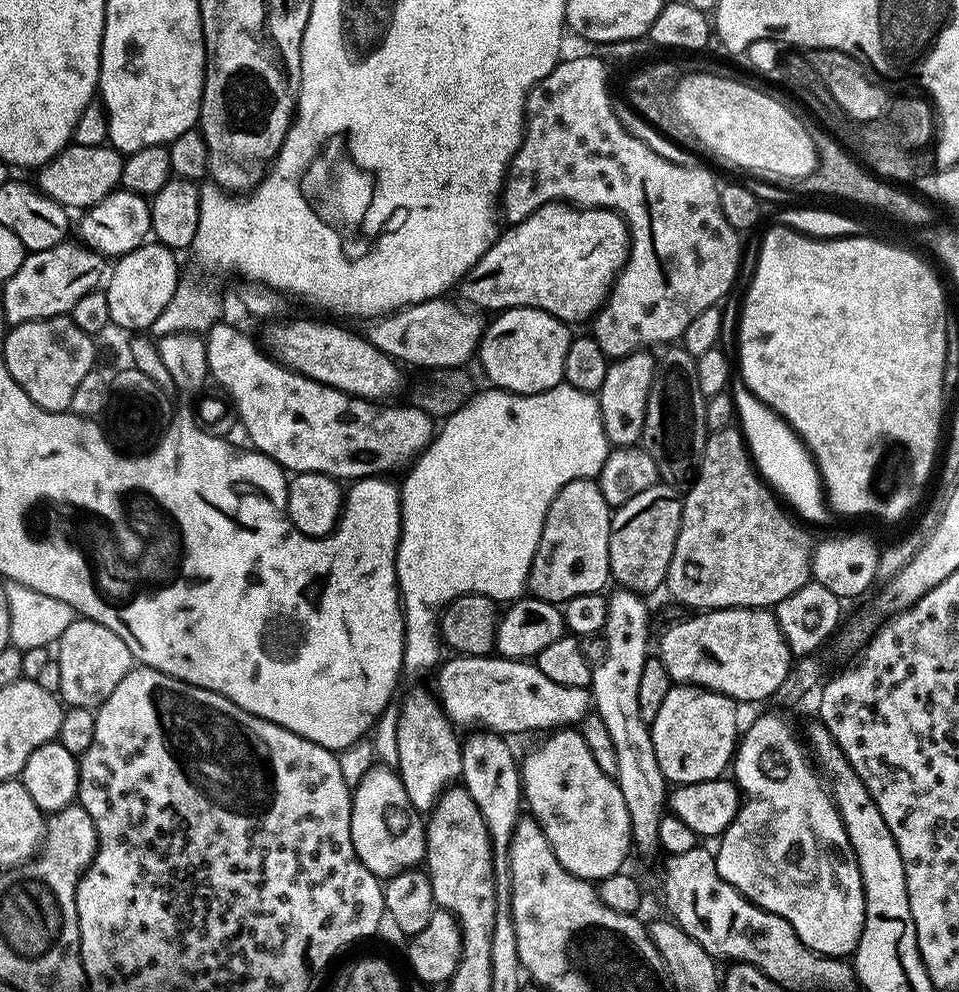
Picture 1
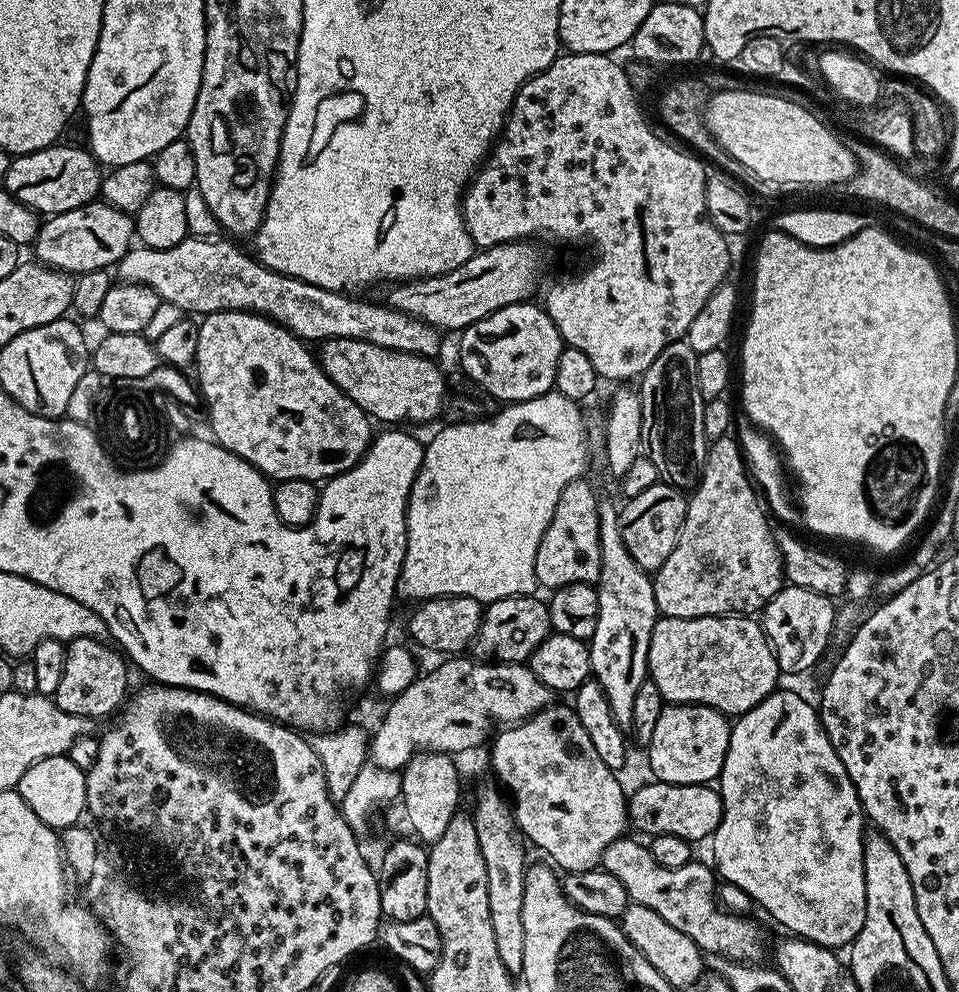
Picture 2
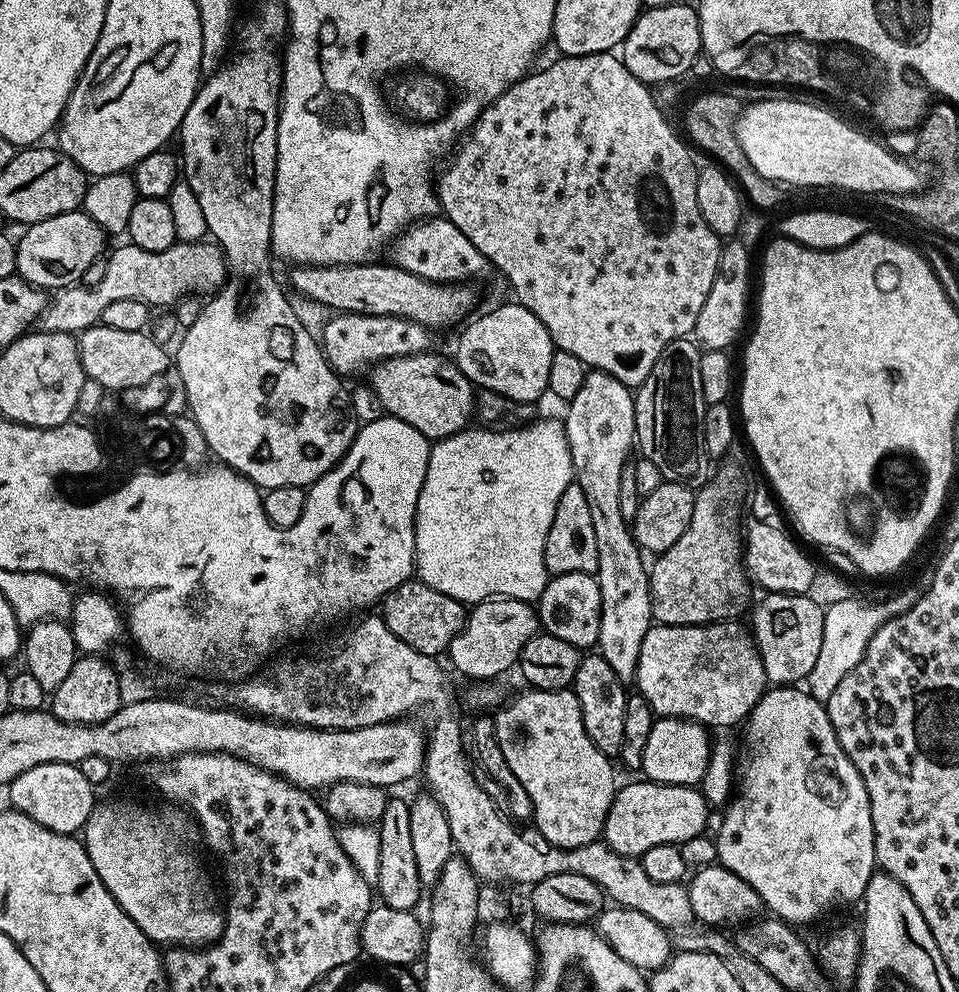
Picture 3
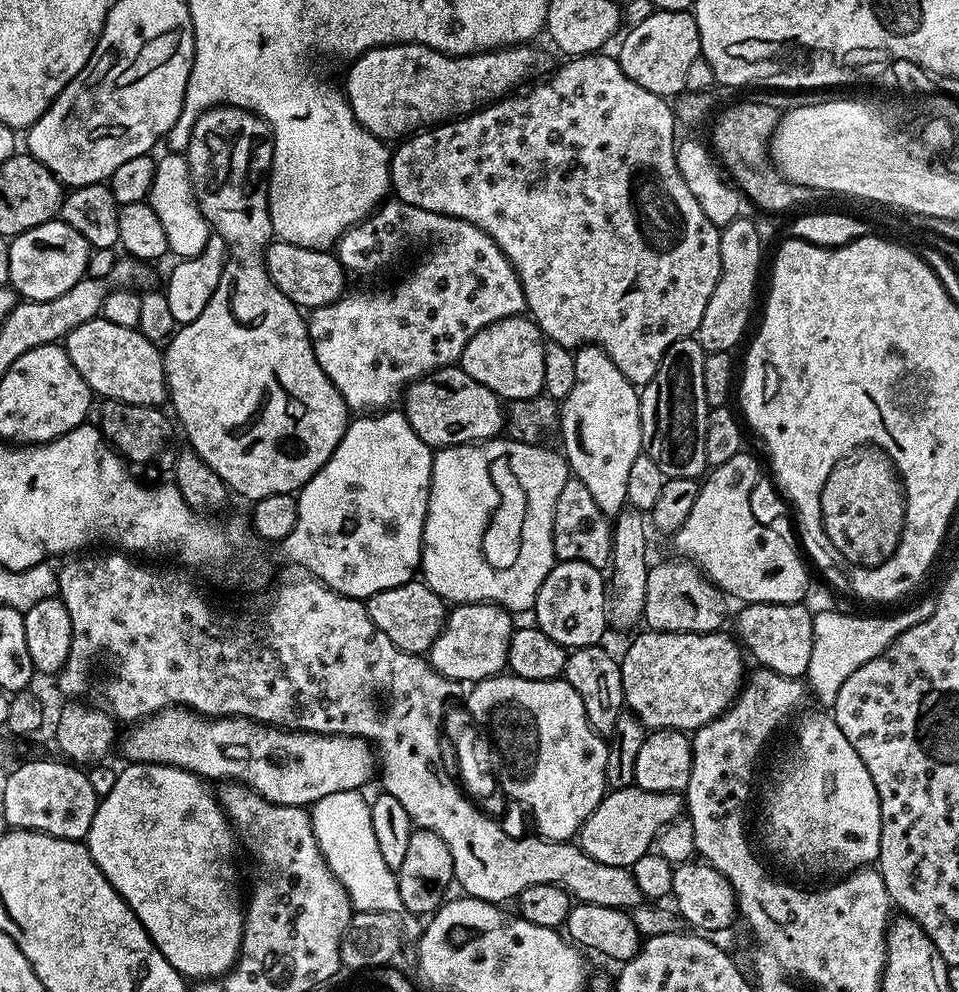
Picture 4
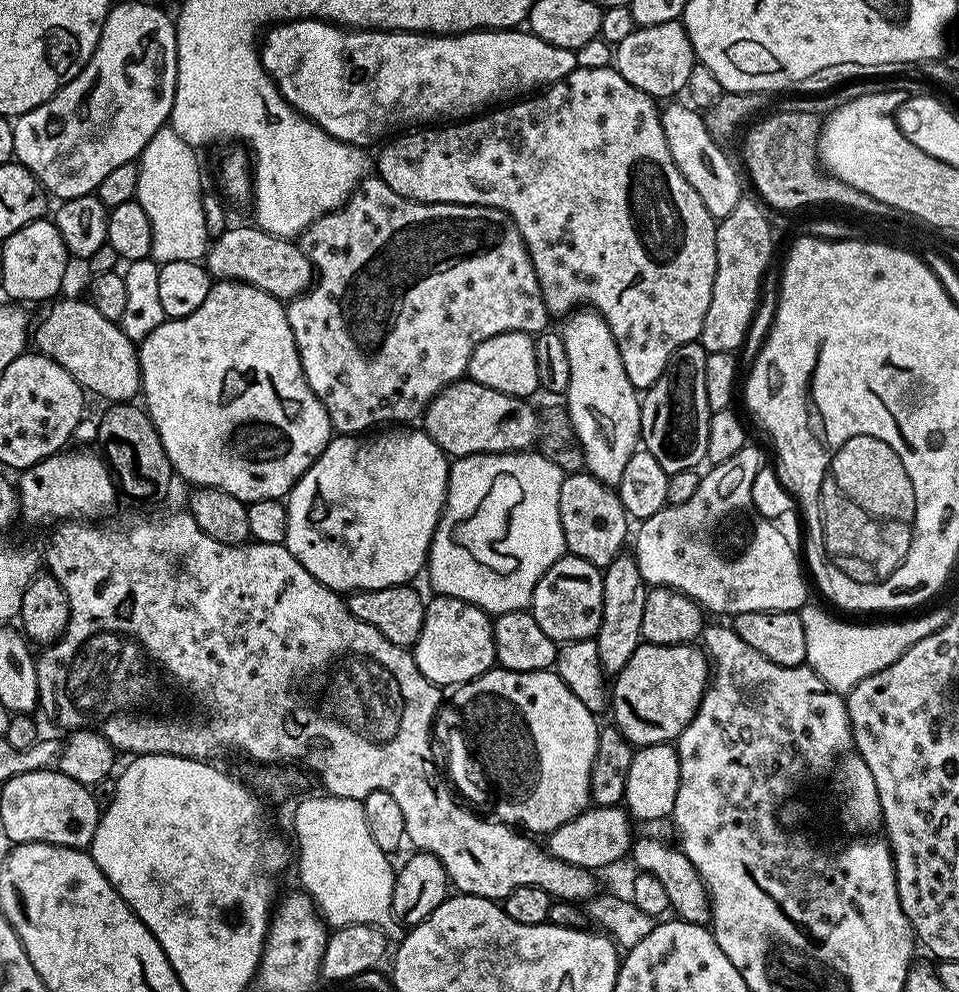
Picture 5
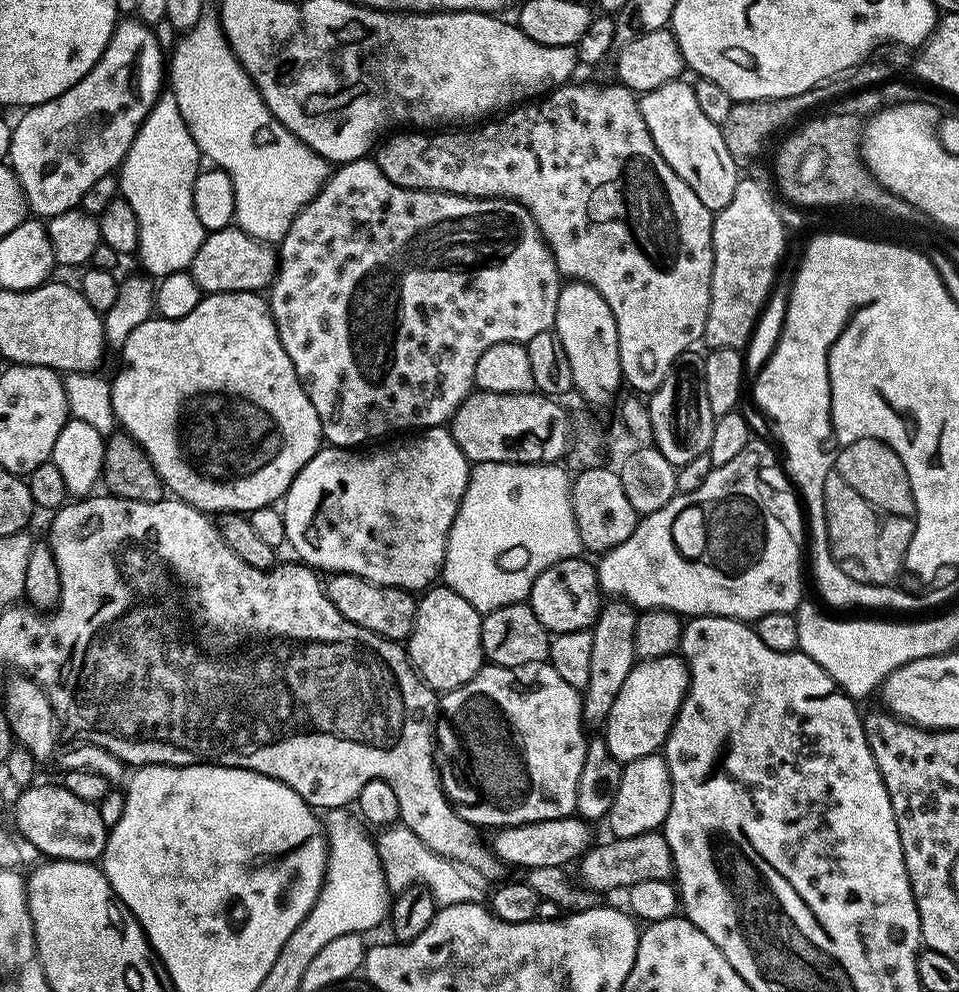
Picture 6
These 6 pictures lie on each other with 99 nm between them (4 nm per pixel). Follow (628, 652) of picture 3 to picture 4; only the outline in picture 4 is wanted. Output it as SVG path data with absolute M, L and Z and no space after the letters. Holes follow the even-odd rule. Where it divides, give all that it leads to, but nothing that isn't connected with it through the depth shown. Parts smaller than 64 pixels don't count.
M585 346L574 352L574 386L570 394L562 401L560 409L559 439L564 439L562 455L568 462L571 475L590 490L598 510L609 518L616 517L628 504L626 481L634 463L634 458L642 455L642 430L640 429L640 392L614 366L612 359L595 346Z

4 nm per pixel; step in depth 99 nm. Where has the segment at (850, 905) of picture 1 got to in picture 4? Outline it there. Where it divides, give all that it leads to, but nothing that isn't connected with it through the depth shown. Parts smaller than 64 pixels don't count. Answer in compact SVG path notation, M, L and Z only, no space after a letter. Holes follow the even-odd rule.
M827 711L812 712L802 717L796 728L796 741L789 746L784 765L764 804L764 836L769 846L804 868L813 868L816 872L837 872L835 875L843 878L849 872L879 861L881 826L878 790L874 786L874 778L870 778L870 770L862 766L858 750L846 742L846 734L838 730L836 721Z

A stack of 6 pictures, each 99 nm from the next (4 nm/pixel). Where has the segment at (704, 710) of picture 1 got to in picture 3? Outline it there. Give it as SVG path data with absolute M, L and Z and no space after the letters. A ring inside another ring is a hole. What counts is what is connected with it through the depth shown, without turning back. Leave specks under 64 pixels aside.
M662 716L652 721L650 738L642 754L640 768L643 775L655 784L699 785L710 762L713 741L708 740L709 729L697 720L684 720L680 716Z

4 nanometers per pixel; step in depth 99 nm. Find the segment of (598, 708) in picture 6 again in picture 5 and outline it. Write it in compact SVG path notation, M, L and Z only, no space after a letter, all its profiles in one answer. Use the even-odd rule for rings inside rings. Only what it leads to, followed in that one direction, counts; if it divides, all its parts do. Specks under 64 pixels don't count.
M621 554L610 562L610 566L603 569L604 573L604 597L602 598L602 622L598 626L594 637L598 646L598 658L602 658L602 666L605 673L615 674L630 662L630 654L634 654L636 647L641 644L640 631L642 630L642 610L646 610L646 598L649 585L645 584L642 574L636 565L636 557L632 554Z

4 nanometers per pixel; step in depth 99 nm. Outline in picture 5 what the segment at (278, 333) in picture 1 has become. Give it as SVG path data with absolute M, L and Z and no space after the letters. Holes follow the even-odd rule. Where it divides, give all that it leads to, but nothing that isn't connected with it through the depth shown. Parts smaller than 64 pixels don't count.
M471 378L456 380L443 388L424 409L423 431L449 457L473 456L483 452L522 452L539 441L541 417L527 399L482 386Z

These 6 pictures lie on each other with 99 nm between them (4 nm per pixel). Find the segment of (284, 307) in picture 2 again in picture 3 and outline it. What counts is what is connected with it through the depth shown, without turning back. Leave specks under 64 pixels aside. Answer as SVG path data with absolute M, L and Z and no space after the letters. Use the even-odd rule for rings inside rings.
M124 242L121 248L110 252L106 256L106 275L103 276L102 282L94 284L81 282L72 285L71 288L59 289L42 310L38 321L39 331L76 336L92 325L99 324L102 310L106 310L110 302L137 300L149 306L155 304L175 306L189 294L219 292L229 277L224 251L215 242L177 242L170 246L170 250L161 252L142 250L142 246Z

